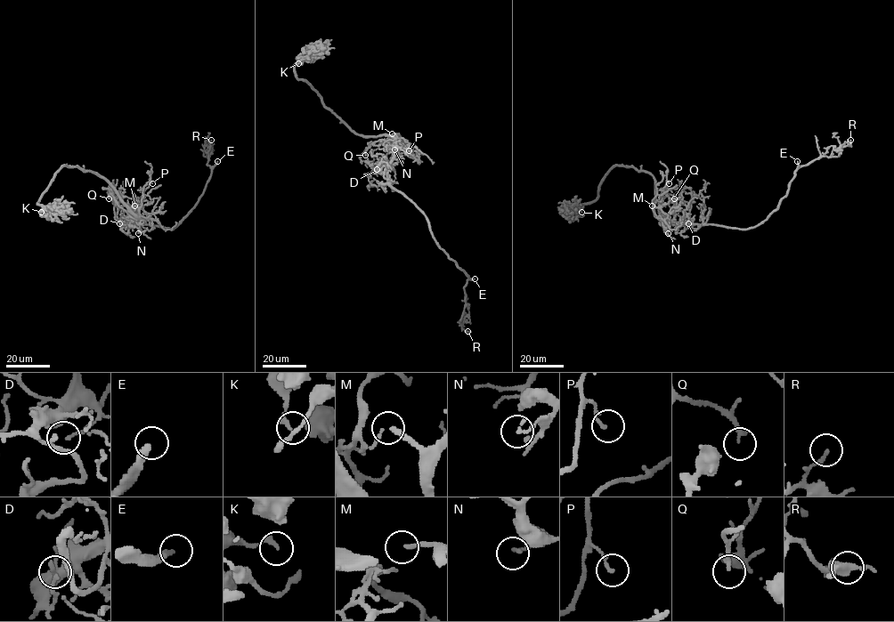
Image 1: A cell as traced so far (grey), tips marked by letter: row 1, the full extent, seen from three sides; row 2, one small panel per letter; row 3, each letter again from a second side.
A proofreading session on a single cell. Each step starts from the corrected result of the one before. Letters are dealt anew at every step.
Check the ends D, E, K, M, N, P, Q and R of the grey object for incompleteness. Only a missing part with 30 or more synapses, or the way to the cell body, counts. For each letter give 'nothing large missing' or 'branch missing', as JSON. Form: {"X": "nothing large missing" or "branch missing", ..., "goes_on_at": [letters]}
{"D": "nothing large missing", "E": "branch missing", "K": "nothing large missing", "M": "branch missing", "N": "nothing large missing", "P": "nothing large missing", "Q": "nothing large missing", "R": "nothing large missing", "goes_on_at": ["E", "M"]}

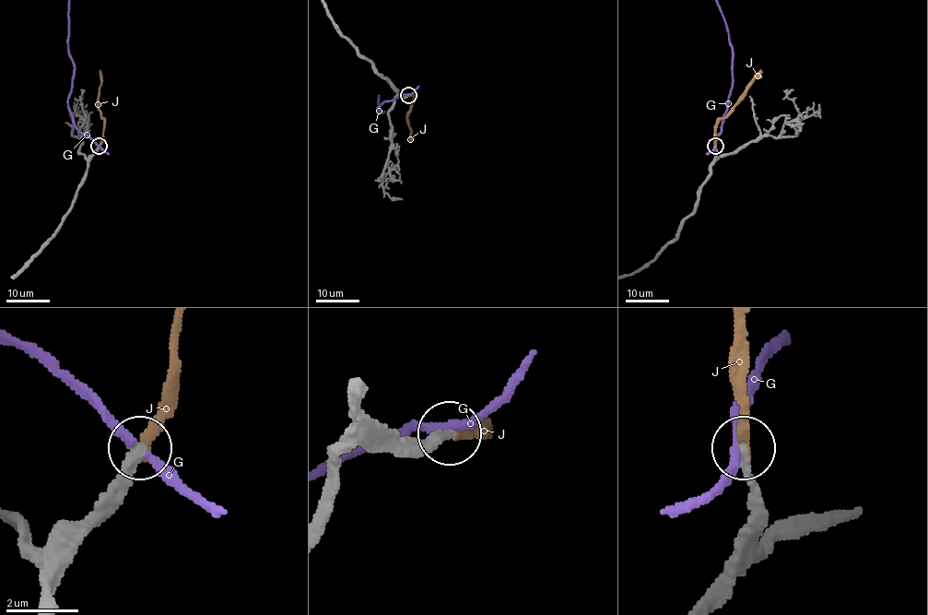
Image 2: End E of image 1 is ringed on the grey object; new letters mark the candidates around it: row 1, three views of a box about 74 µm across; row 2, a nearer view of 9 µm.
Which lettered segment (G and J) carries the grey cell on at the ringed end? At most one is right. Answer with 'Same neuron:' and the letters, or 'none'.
Same neuron: J

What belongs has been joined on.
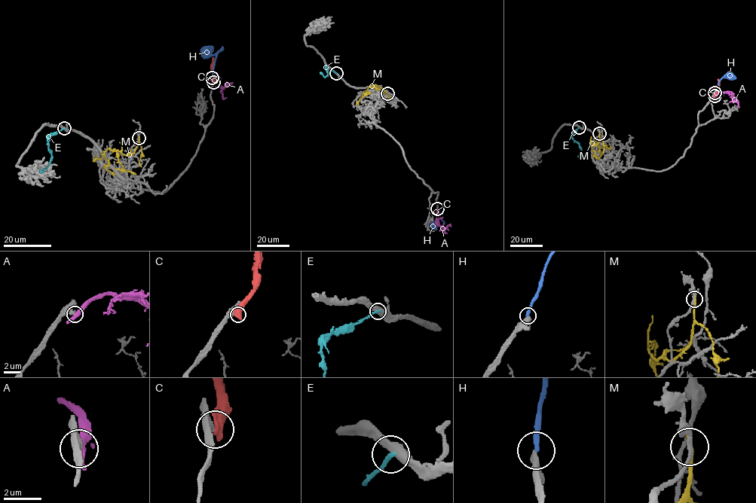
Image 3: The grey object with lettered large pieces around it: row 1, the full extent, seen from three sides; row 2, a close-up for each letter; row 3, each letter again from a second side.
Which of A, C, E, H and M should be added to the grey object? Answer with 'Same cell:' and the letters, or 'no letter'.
Same cell: no letter

